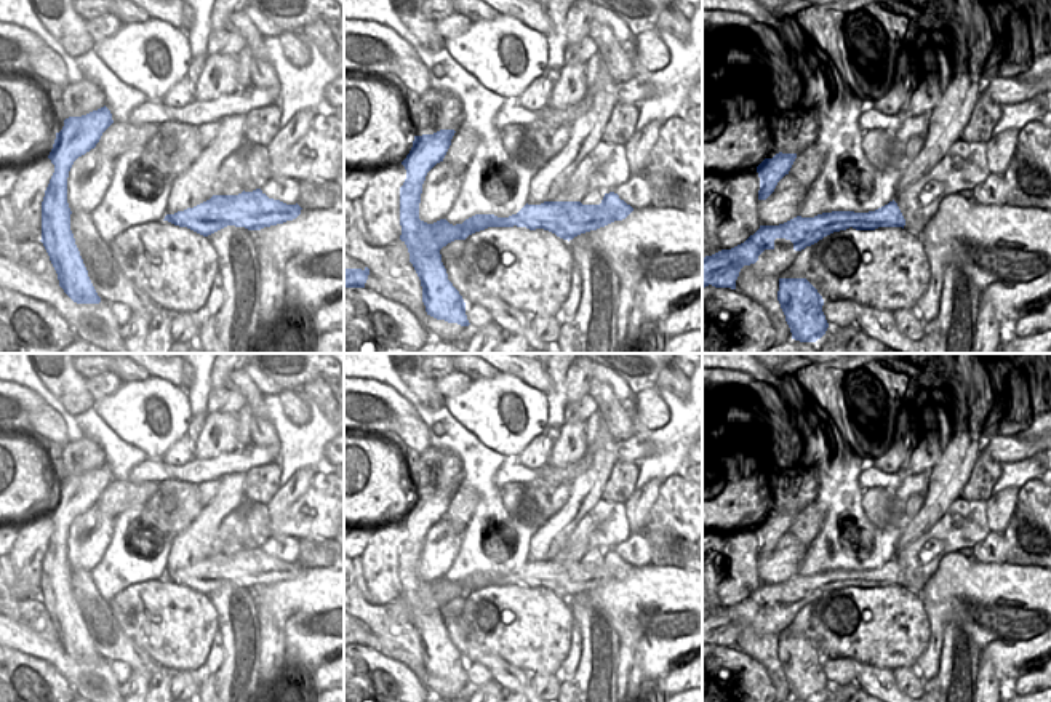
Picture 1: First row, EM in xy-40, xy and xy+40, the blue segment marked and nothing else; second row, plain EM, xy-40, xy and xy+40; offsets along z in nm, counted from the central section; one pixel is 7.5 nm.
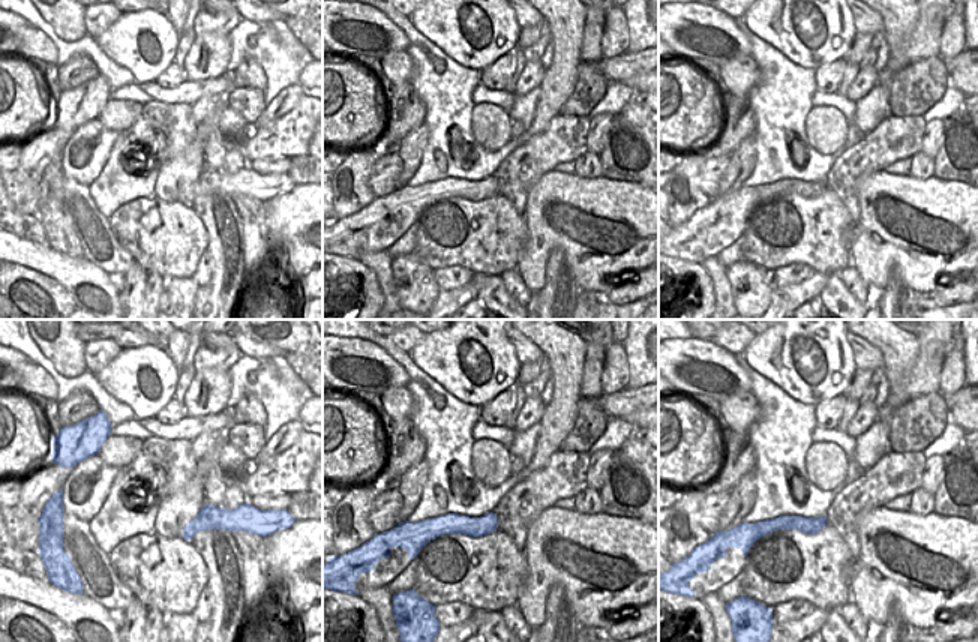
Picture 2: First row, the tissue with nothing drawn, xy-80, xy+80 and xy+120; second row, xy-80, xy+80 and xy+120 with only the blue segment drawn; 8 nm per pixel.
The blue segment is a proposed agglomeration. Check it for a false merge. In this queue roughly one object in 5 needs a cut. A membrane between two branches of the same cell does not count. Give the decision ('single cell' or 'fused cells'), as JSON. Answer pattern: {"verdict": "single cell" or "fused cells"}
{"verdict": "fused cells"}

